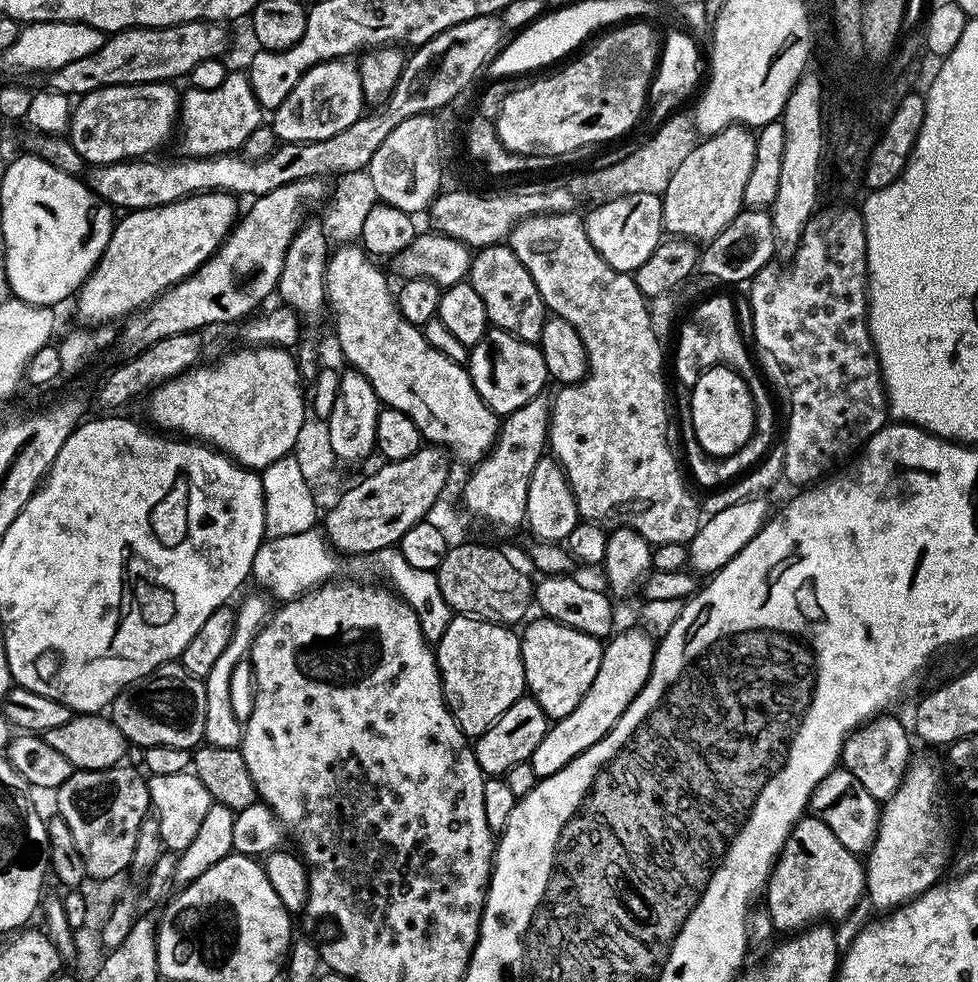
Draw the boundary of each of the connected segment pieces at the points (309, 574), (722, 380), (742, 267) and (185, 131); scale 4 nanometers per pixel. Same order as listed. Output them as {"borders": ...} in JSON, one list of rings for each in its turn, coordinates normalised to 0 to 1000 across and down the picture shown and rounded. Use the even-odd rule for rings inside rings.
{"borders":[[[[327,540],[296,544],[292,548],[271,549],[264,564],[260,564],[257,590],[263,591],[267,595],[263,596],[277,604],[283,612],[303,611],[311,604],[336,594],[348,578],[347,569],[349,567],[344,559],[336,554],[334,546]]],[[[743,373],[723,375],[711,391],[708,399],[708,432],[706,439],[712,443],[716,458],[721,464],[739,466],[751,462],[769,444],[773,437],[773,414],[769,411],[769,399],[751,376]]],[[[761,212],[729,244],[723,245],[722,252],[717,256],[714,273],[717,278],[720,276],[722,280],[729,281],[740,289],[761,289],[773,281],[775,275],[790,268],[794,257],[788,215]]],[[[234,72],[233,78],[227,88],[219,88],[219,92],[202,92],[193,89],[184,100],[184,117],[182,119],[182,143],[189,160],[198,159],[231,159],[245,153],[245,150],[261,136],[266,130],[266,125],[271,125],[272,114],[267,110],[264,100],[260,100],[260,92],[256,92],[253,72]]]]}

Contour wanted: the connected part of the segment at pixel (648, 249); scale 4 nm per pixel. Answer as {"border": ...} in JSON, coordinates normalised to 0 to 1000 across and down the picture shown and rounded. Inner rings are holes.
{"border":[[[640,197],[638,200],[627,200],[618,204],[615,212],[606,214],[596,221],[597,233],[607,246],[607,255],[628,271],[628,275],[649,279],[652,271],[669,259],[675,248],[679,235],[678,203],[669,197]]]}

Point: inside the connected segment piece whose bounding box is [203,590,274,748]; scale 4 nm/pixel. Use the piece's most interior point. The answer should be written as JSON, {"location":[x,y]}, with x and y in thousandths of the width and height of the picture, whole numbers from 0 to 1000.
{"location":[228,741]}

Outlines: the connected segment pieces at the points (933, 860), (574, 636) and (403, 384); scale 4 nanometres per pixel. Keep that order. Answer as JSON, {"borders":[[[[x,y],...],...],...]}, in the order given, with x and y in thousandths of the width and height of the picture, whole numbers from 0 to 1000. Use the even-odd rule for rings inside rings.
{"borders":[[[[940,774],[929,778],[920,802],[912,812],[903,816],[900,825],[896,856],[893,857],[892,866],[885,872],[885,912],[893,926],[915,927],[921,921],[928,921],[943,911],[947,905],[962,899],[967,885],[975,875],[973,835],[969,832],[968,821],[965,820],[965,798],[961,795],[961,786],[951,775]]],[[[551,630],[545,635],[537,634],[532,648],[536,696],[539,708],[545,709],[561,734],[567,735],[579,731],[603,703],[616,674],[618,656],[615,649],[595,646],[570,631]]],[[[360,246],[345,252],[335,263],[335,273],[331,277],[333,310],[337,315],[337,322],[339,318],[344,325],[342,343],[350,354],[353,368],[371,381],[378,393],[382,393],[382,401],[387,401],[390,412],[415,421],[419,430],[427,434],[435,449],[457,458],[478,475],[490,473],[507,451],[507,445],[511,442],[512,425],[489,401],[478,374],[464,370],[456,365],[456,360],[444,356],[440,348],[436,348],[433,337],[411,321],[409,313],[405,311],[402,294],[397,294],[397,285],[384,269],[388,268],[371,252]]]]}

